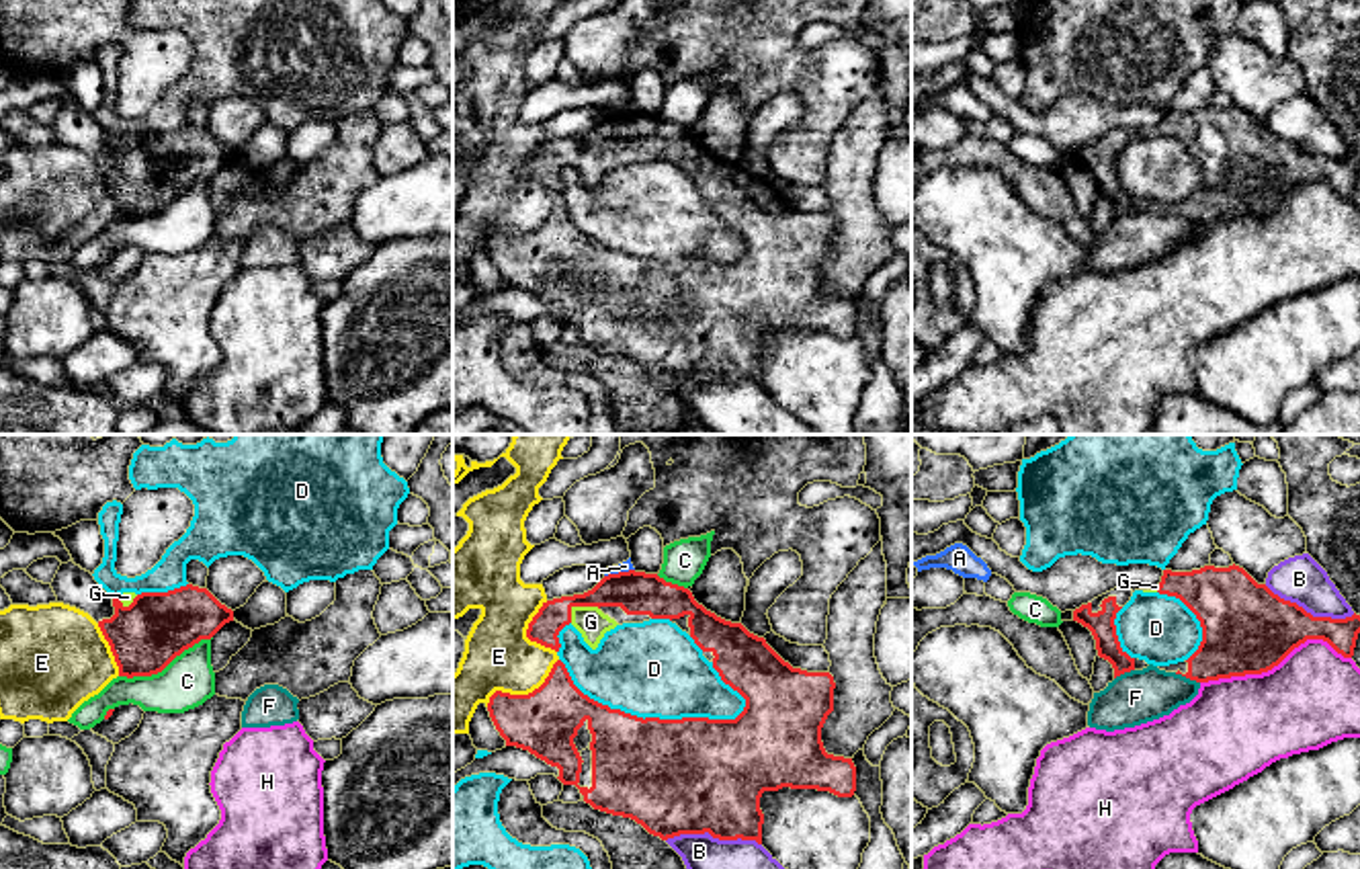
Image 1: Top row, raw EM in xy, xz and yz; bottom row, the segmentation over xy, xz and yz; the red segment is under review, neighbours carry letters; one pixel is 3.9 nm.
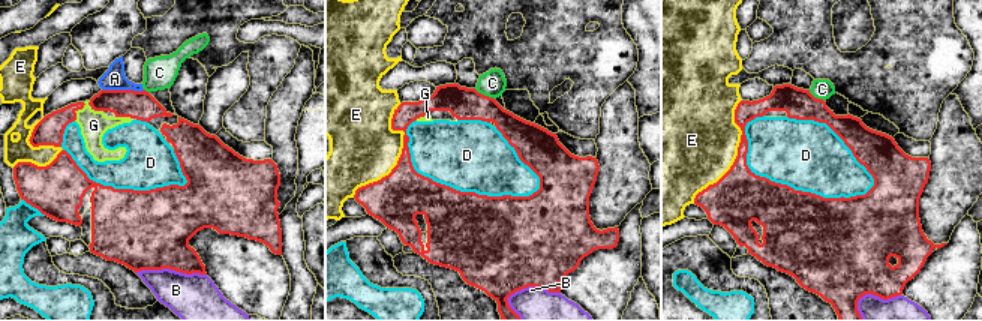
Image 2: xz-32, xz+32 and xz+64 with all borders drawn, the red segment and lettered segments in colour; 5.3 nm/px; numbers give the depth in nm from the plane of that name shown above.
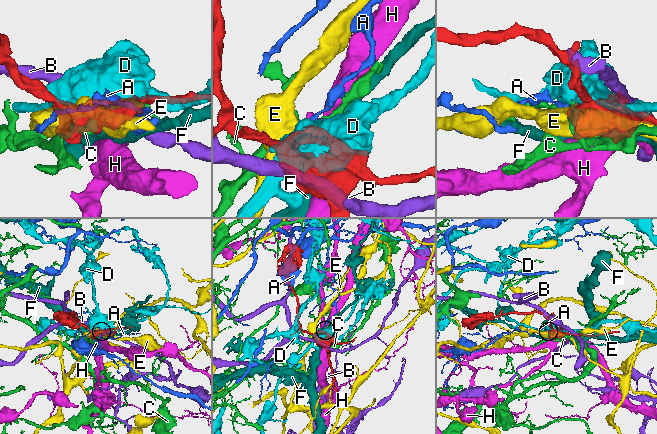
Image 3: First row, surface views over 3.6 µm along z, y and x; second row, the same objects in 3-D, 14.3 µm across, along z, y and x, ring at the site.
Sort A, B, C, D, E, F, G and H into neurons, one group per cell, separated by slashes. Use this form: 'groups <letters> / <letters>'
groups A / B / C / D / E / F / G / H

